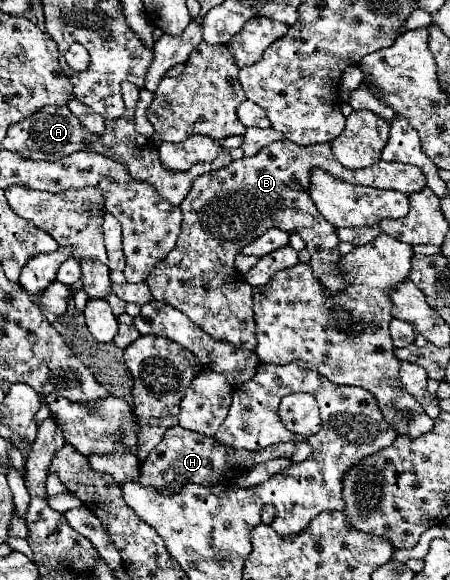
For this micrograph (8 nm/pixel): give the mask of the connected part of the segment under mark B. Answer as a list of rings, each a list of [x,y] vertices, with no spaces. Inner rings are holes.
[[[287,139],[277,141],[253,157],[231,161],[227,167],[195,179],[189,195],[179,205],[183,211],[183,223],[177,245],[151,269],[145,281],[153,297],[183,311],[211,337],[225,339],[241,349],[255,349],[253,293],[249,293],[251,287],[245,277],[241,277],[233,267],[233,259],[245,243],[257,239],[271,227],[301,235],[311,253],[309,265],[313,275],[319,277],[325,287],[325,297],[343,293],[347,281],[339,269],[341,253],[337,251],[337,231],[321,217],[309,197],[309,181],[315,167],[321,167],[347,183],[371,185],[377,189],[415,193],[427,187],[425,175],[415,165],[379,161],[365,169],[347,169],[333,157],[329,143],[299,147]]]

